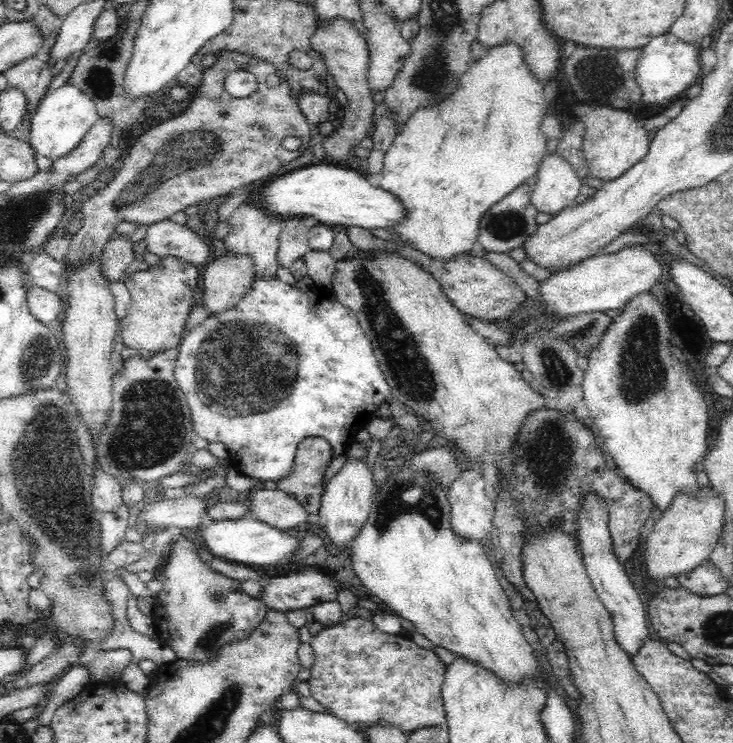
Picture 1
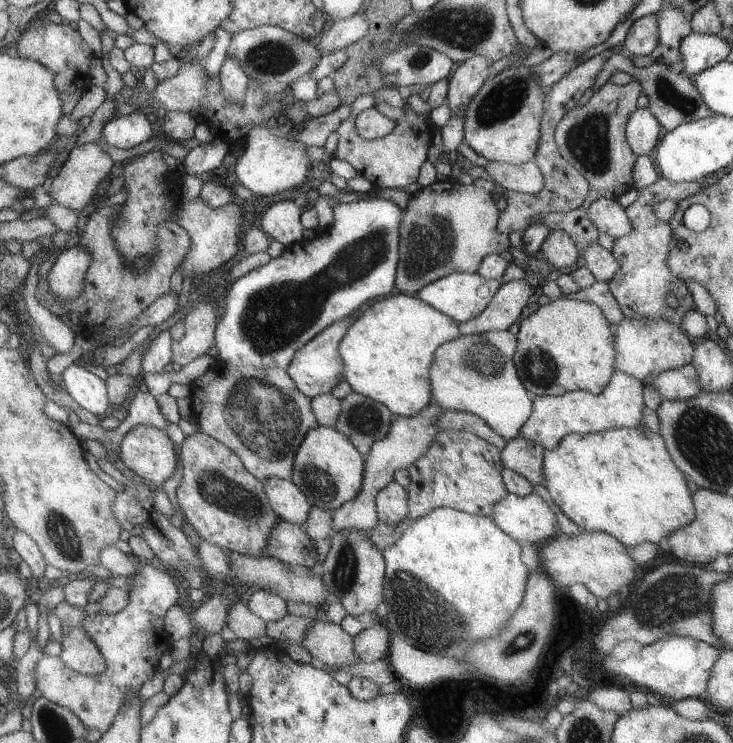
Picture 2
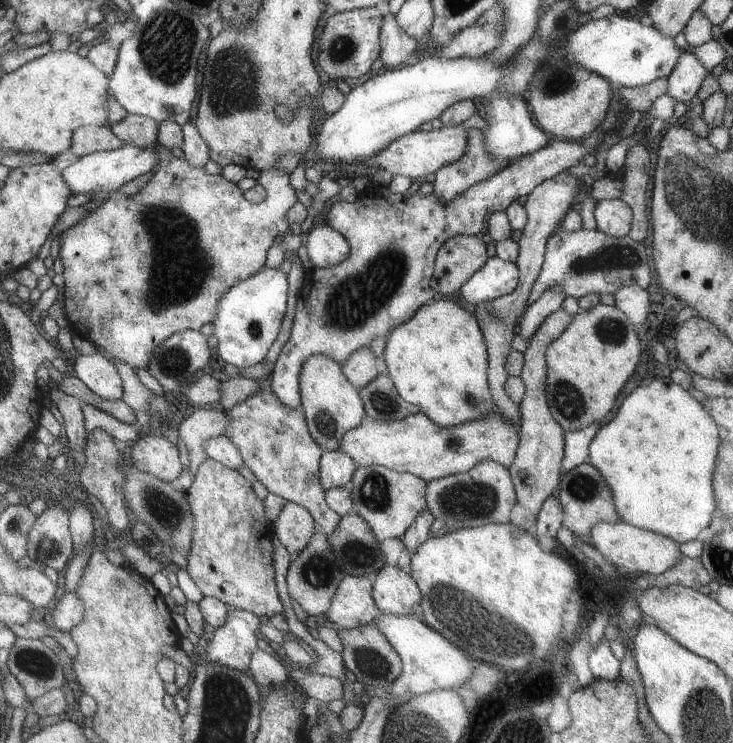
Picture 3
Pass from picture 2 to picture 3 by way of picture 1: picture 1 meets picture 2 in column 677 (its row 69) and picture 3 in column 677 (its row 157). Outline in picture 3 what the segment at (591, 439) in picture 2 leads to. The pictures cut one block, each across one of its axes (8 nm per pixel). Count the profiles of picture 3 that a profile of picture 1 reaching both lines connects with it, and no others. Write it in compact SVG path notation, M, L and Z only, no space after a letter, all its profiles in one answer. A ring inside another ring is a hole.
M659 378L635 388L619 406L615 416L603 424L587 444L587 464L601 474L611 490L619 522L669 538L677 546L697 540L713 522L717 502L713 500L713 464L717 462L717 426L709 414L669 378Z

